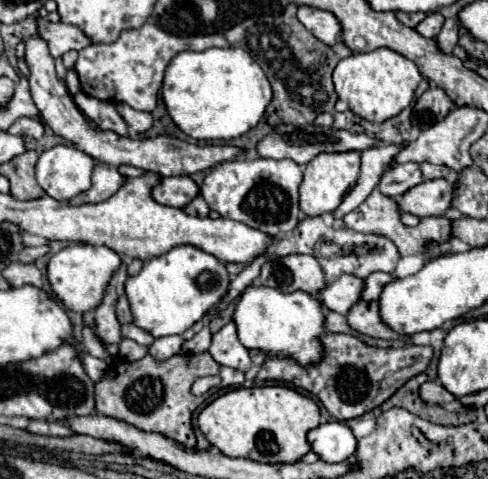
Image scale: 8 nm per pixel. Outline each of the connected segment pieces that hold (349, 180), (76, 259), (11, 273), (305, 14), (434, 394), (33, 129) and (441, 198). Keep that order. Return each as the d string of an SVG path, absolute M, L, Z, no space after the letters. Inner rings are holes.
M340 152L340 154L324 154L316 156L306 164L304 180L300 184L300 210L306 216L322 216L334 212L344 196L356 186L360 174L360 152Z
M70 244L60 252L52 254L48 262L48 282L54 294L62 300L68 310L88 312L96 308L102 300L102 294L108 286L112 272L120 266L120 256L106 246L90 246L90 244Z
M12 262L10 266L6 266L2 270L2 276L10 282L12 288L20 288L20 286L26 286L26 284L42 288L42 274L34 264Z
M298 6L298 20L322 42L334 44L340 36L340 24L332 12L324 12L310 6Z
M432 380L432 382L424 382L420 386L420 398L426 402L426 404L448 404L454 400L454 396L438 382L438 380Z
M20 118L8 128L8 132L18 134L18 136L32 136L32 138L42 138L44 136L44 124L36 118Z
M426 180L412 188L412 192L406 192L398 206L402 212L410 212L418 218L426 216L444 216L448 208L452 206L456 194L456 182L452 180Z

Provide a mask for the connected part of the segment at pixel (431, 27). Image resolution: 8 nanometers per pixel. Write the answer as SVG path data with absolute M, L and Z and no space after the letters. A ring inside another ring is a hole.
M434 12L434 14L428 14L418 26L416 26L416 32L420 32L424 38L436 38L442 30L442 24L444 24L444 16L440 12Z

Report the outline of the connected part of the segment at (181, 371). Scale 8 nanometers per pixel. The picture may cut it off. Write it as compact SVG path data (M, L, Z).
M208 352L188 356L176 354L168 360L156 360L146 354L142 360L120 360L108 368L106 376L96 384L96 412L126 420L140 430L158 432L184 444L186 448L194 448L196 436L192 428L192 414L204 402L204 398L194 396L190 388L200 376L220 376L222 388L244 384L242 370L218 366Z

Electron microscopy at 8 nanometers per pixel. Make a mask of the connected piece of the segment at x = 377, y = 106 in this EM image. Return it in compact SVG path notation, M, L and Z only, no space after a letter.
M378 48L364 54L352 54L334 68L334 86L338 98L348 104L348 108L364 120L384 122L396 114L400 114L406 106L410 106L414 98L414 90L418 88L422 74L418 66L406 56L390 50Z

